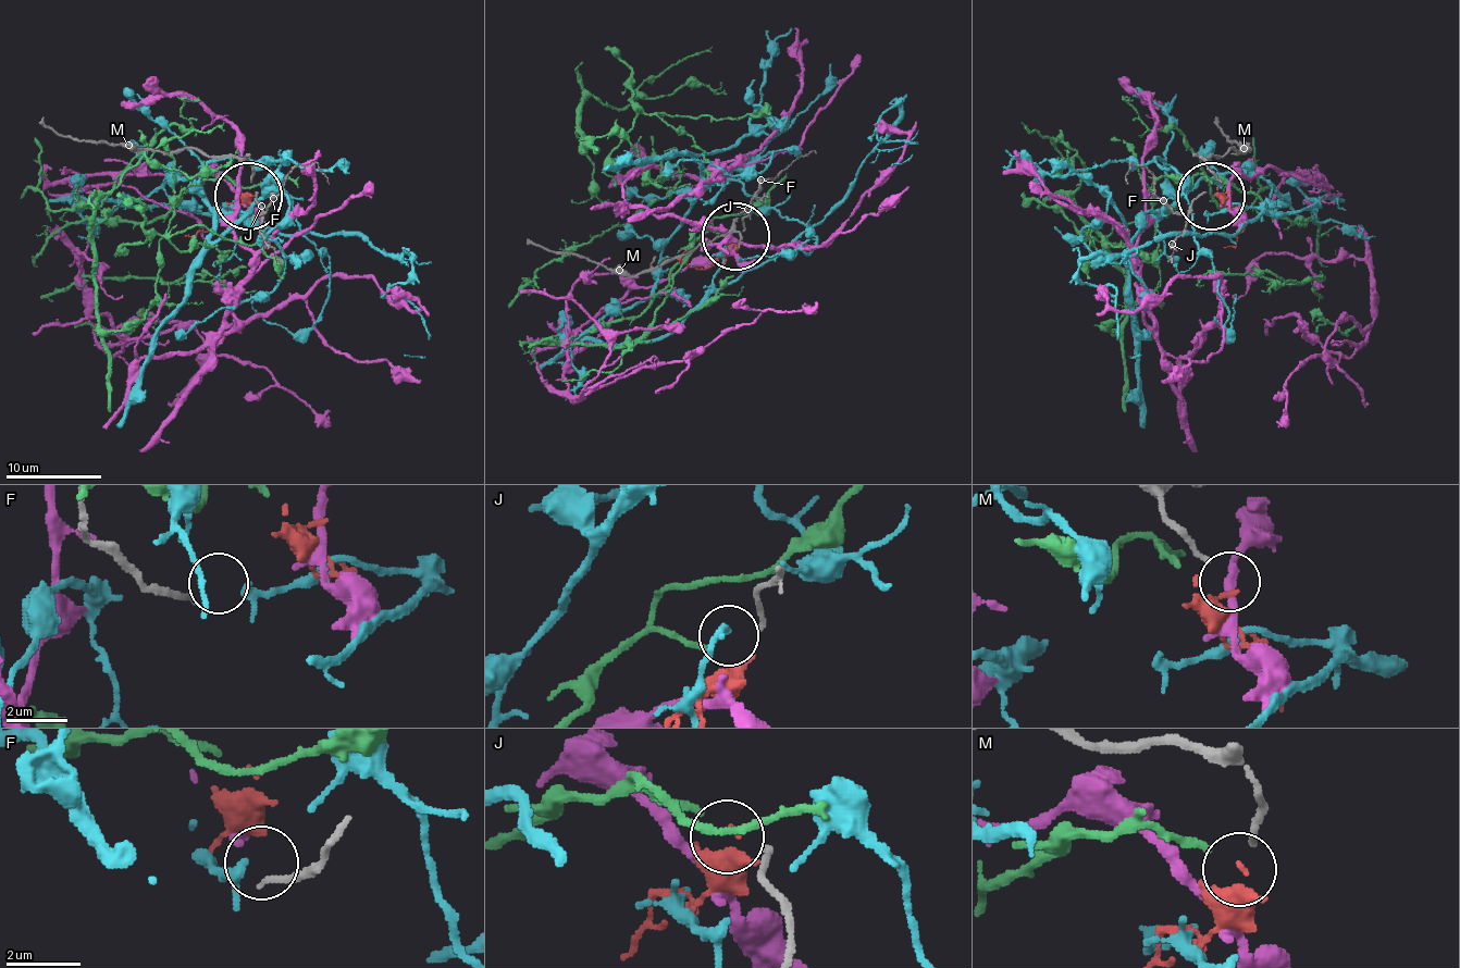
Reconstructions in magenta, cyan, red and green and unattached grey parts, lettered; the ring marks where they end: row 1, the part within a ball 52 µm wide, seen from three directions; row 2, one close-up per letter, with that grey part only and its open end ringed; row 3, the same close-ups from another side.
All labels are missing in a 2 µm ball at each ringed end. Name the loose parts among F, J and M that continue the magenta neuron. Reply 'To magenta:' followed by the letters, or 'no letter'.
To magenta: no letter

